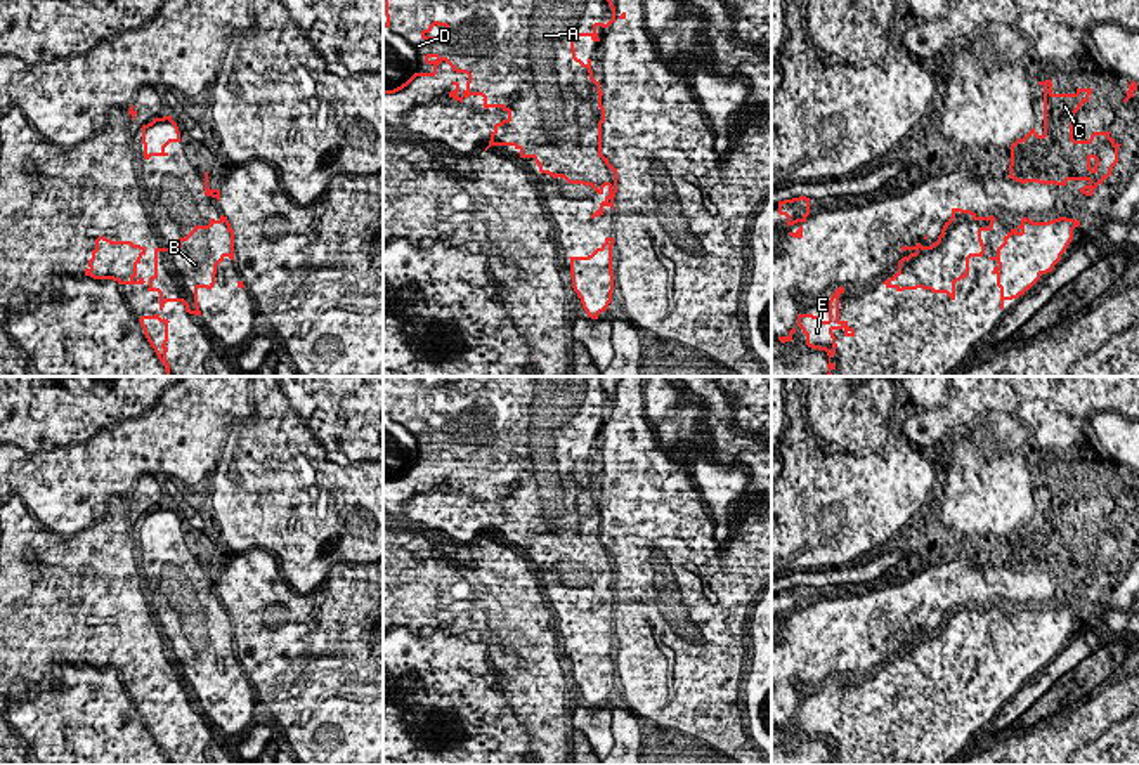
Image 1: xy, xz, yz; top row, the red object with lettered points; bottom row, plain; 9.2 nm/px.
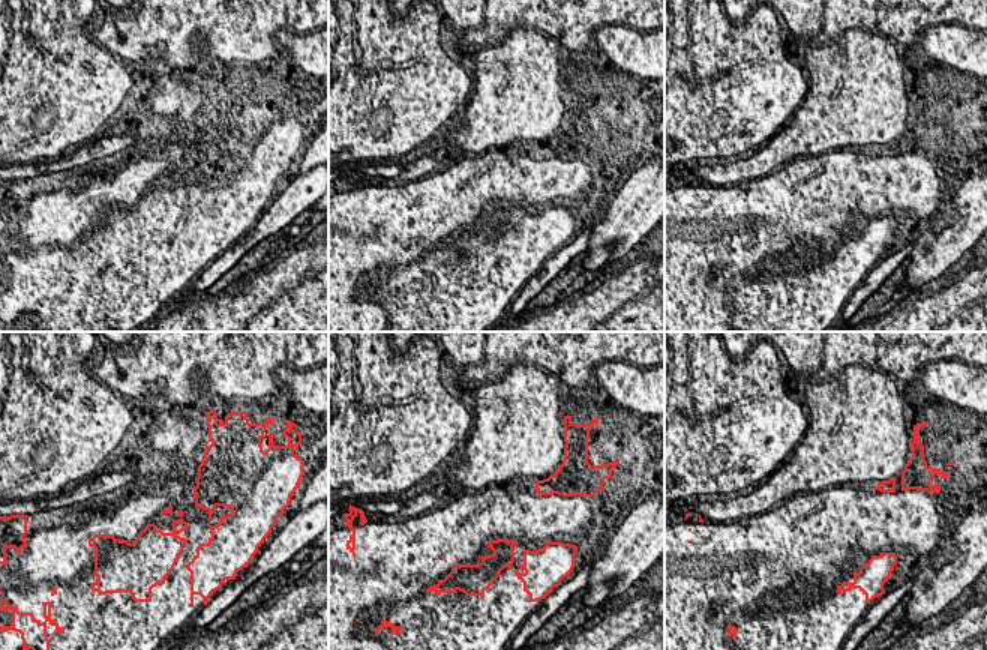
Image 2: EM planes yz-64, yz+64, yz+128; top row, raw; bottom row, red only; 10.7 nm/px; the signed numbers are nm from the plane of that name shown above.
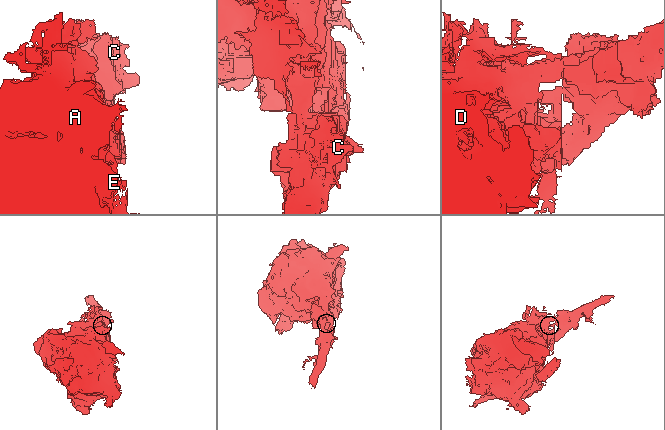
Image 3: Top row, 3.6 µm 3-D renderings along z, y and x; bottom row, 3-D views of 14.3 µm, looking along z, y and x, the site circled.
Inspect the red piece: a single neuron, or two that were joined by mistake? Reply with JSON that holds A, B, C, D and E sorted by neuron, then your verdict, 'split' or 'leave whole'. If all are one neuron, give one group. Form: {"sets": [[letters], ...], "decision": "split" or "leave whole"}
{"sets": [["A", "B", "C", "D", "E"]], "decision": "leave whole"}

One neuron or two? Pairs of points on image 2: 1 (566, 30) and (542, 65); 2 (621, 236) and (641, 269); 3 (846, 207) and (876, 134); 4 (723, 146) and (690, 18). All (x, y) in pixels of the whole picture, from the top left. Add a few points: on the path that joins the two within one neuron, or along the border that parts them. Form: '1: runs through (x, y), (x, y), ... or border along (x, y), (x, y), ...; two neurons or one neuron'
1: border along (524, 30), (537, 30), (551, 38), (558, 62); two neurons
2: border along (648, 231), (626, 254), (615, 258), (603, 270); two neurons
3: border along (860, 111), (864, 120), (864, 146); two neurons
4: runs through (723, 114), (723, 56), (720, 50); one neuron

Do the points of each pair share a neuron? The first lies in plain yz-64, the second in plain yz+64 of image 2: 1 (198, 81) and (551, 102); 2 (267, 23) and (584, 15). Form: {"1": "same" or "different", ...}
{"1": "same", "2": "same"}

